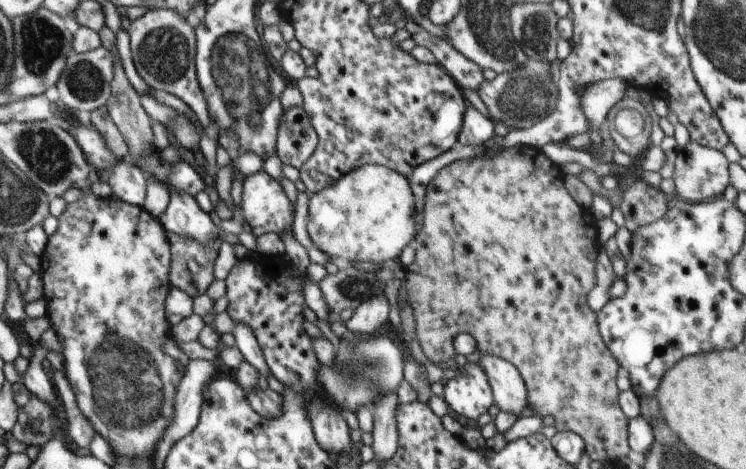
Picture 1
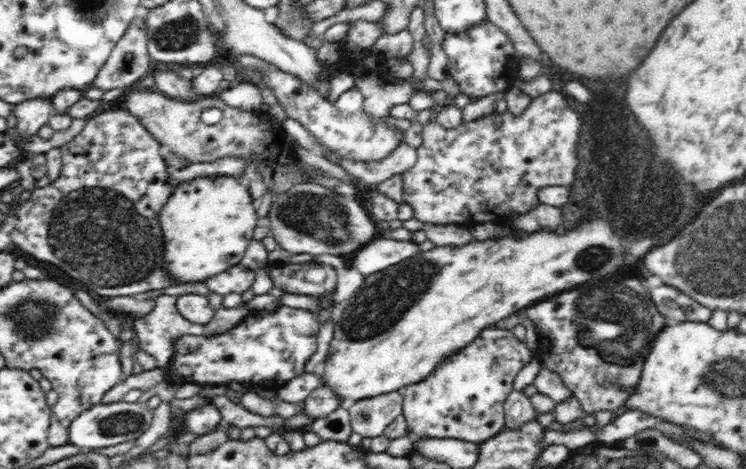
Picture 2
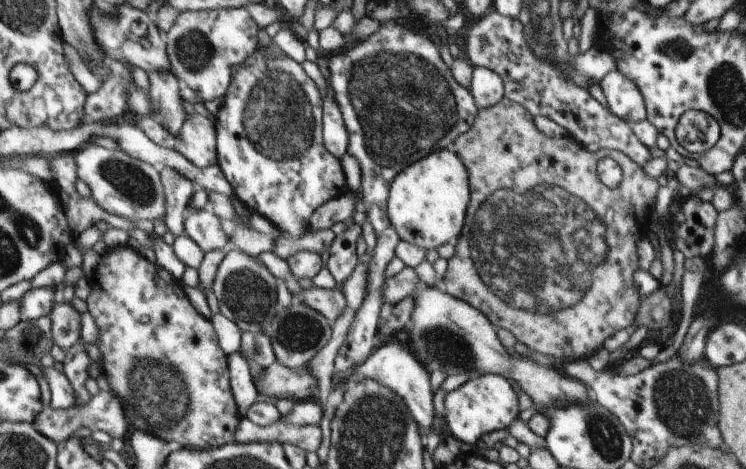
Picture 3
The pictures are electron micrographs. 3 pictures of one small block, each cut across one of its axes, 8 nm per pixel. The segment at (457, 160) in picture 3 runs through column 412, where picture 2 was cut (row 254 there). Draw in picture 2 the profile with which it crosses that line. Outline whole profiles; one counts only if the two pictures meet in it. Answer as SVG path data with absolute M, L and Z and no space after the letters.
M221 176L221 177L198 177L197 179L192 179L189 183L185 182L181 185L176 185L173 189L172 194L170 194L166 204L162 206L162 210L159 216L159 223L162 229L163 239L165 240L165 247L164 247L164 268L165 272L173 278L174 285L181 285L181 284L202 284L206 283L208 278L212 278L214 274L220 274L228 268L232 268L232 266L236 266L236 264L240 264L242 262L242 257L244 256L244 252L246 252L246 248L248 248L248 244L250 244L250 240L253 239L253 232L254 229L261 223L256 215L257 203L252 199L250 192L248 191L247 182L244 180L243 177L236 178L236 177L228 177L228 176Z

